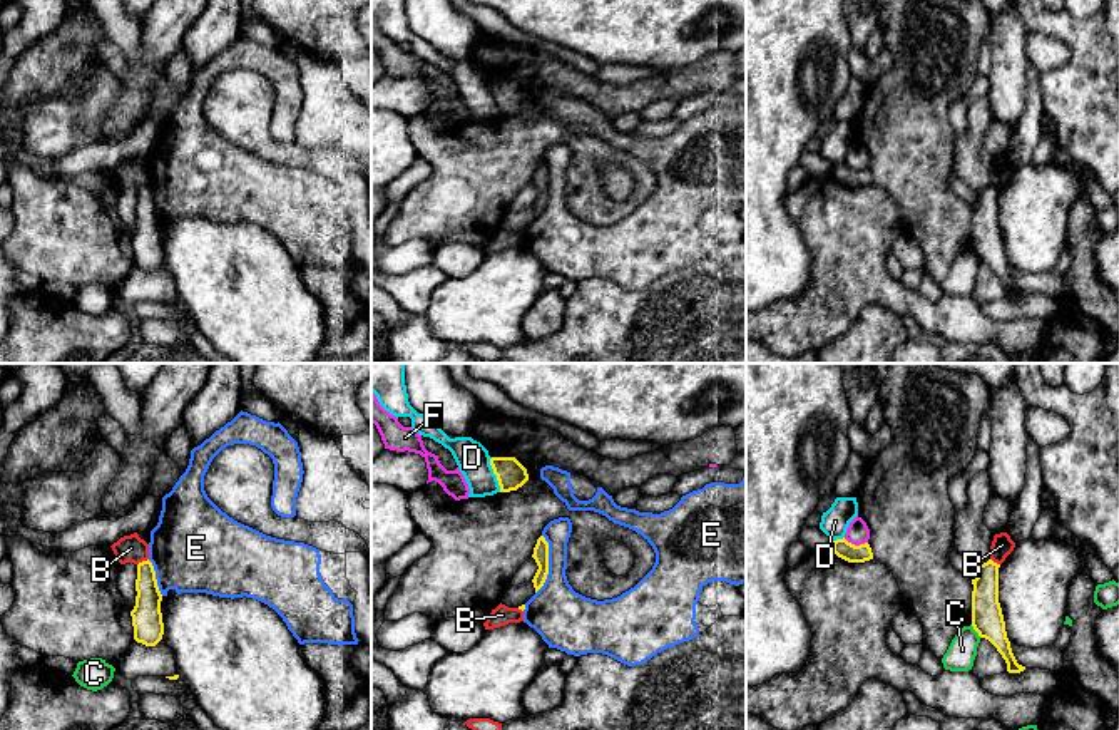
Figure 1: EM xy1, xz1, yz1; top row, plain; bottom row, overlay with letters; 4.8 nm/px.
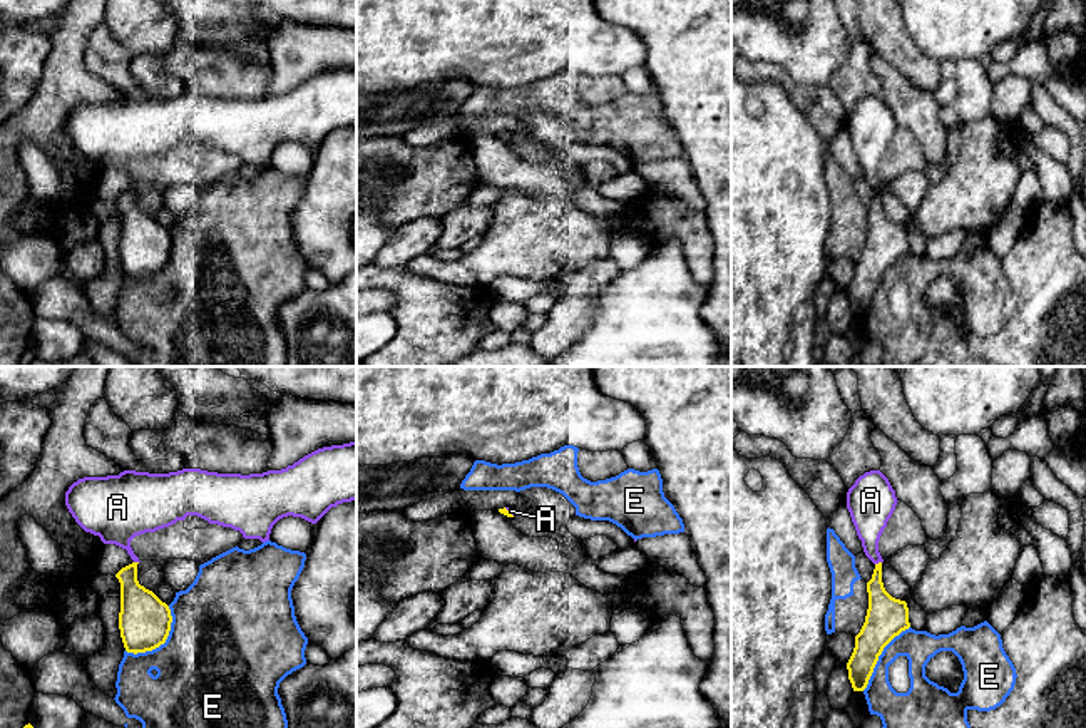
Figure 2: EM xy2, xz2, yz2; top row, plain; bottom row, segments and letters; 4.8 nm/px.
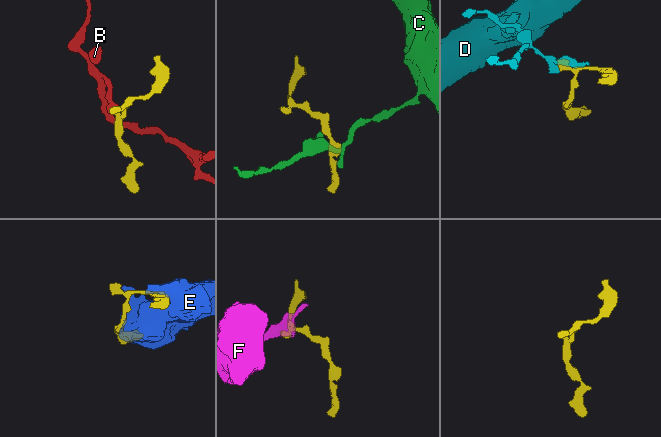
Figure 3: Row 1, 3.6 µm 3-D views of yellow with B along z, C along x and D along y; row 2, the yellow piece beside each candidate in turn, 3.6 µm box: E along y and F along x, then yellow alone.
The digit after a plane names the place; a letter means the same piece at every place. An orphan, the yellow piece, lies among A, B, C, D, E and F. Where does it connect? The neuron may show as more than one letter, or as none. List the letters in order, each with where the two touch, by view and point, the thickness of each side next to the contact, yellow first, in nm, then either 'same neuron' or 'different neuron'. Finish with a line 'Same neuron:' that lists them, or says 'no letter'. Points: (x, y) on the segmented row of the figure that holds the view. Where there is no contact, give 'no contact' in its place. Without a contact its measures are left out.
A: meets yellow in yz2 at (879, 563); 170 nm thick on the yellow side, 190 nm on the other; same neuron
B: meets yellow in xy1 at (143, 561); 140 nm thick on the yellow side, 130 nm on the other; different neuron
C: meets yellow in yz1 at (975, 630); 160 nm thick on the yellow side, 140 nm on the other; different neuron
D: meets yellow in xz1 at (494, 472); 140 nm thick on the yellow side, 160 nm on the other; different neuron
E: meets yellow in xy2 at (163, 643); 260 nm thick on the yellow side, 480 nm on the other; different neuron
F: meets yellow in yz1 at (853, 544); 90 nm thick on the yellow side, 110 nm on the other; different neuron
Same neuron: A

